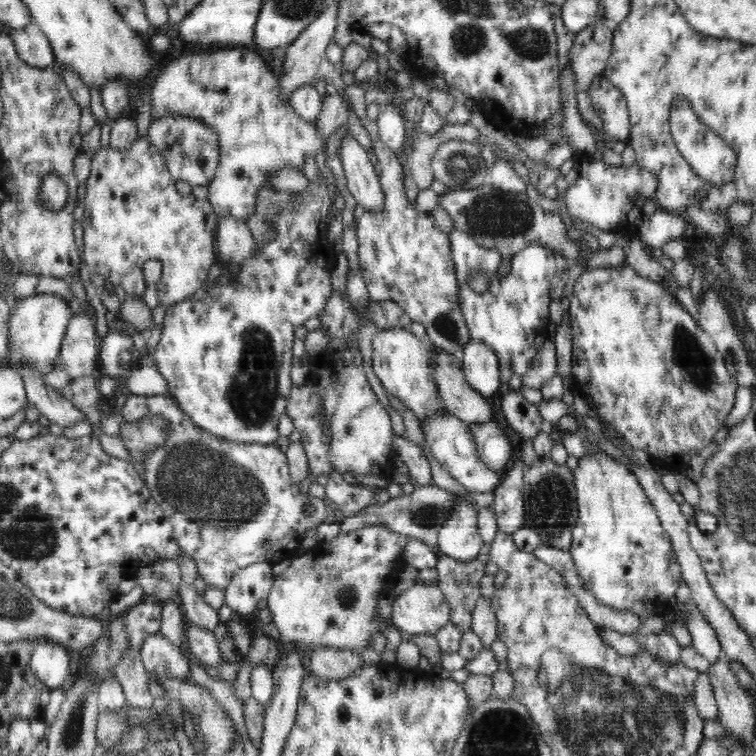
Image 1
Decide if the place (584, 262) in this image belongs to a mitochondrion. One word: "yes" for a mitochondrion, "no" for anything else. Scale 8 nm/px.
no

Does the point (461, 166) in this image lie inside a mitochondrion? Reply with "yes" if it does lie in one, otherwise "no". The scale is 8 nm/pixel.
yes

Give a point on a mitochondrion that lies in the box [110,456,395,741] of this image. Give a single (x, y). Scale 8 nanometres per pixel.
(346, 596)

